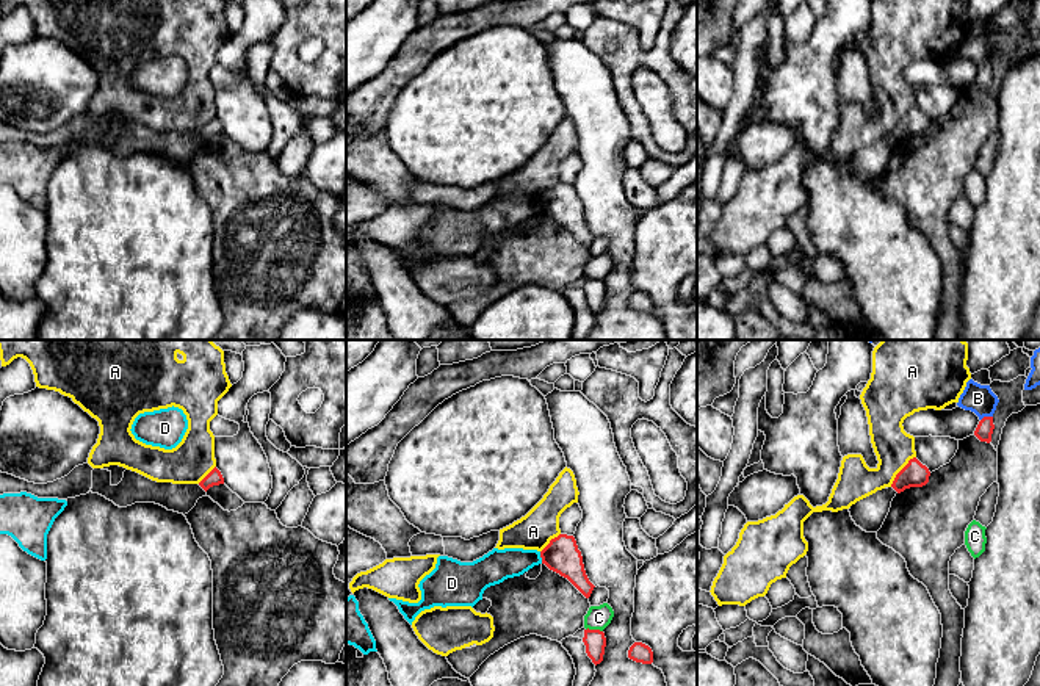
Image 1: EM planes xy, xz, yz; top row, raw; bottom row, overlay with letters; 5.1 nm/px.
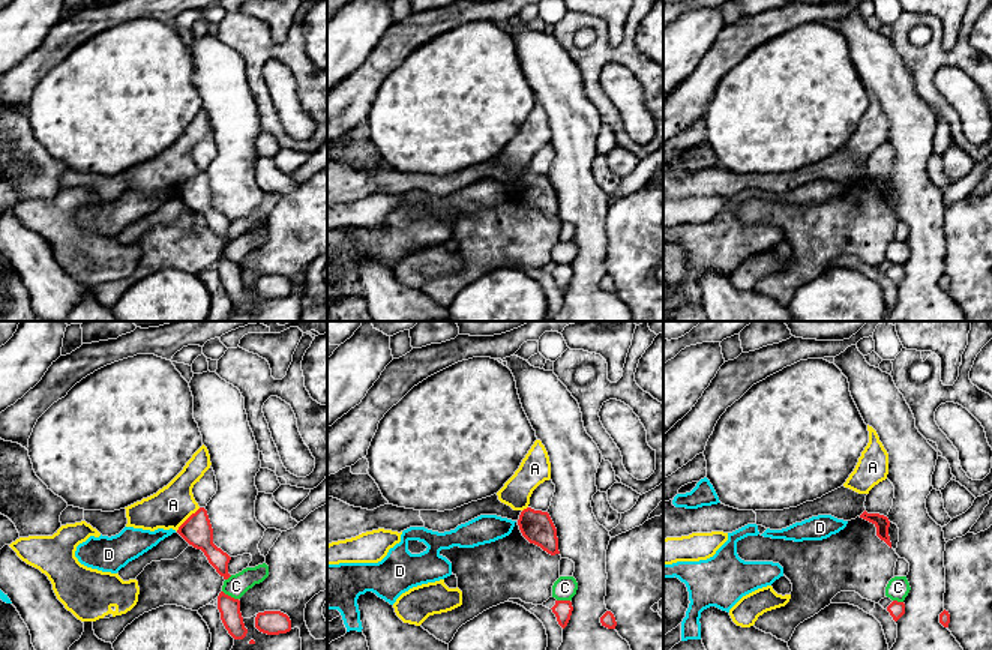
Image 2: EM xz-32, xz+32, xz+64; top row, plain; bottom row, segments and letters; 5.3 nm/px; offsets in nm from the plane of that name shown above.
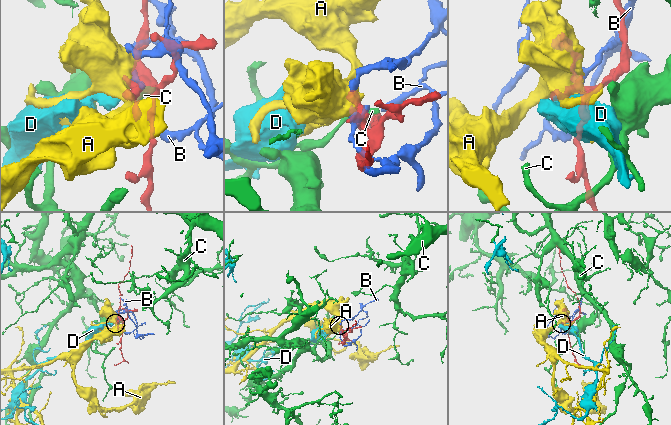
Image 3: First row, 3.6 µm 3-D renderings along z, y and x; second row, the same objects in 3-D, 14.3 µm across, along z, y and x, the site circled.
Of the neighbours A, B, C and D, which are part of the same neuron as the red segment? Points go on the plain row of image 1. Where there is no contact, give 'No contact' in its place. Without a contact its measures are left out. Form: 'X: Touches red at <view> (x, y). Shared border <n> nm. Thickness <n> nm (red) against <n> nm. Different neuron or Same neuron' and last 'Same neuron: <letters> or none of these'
A: Touches red at yz (901, 119). Shared border 200 nm. Thickness 130 nm (red) against 200 nm. Different neuron
B: Touches red at yz (985, 66). Shared border 70 nm. Thickness 90 nm (red) against 150 nm. Different neuron
C: Touches red at xz (594, 279). Shared border 90 nm. Thickness 110 nm (red) against 120 nm. Different neuron
D: Touches red at xz (541, 205). Shared border 70 nm. Thickness 180 nm (red) against 160 nm. Different neuron
Same neuron: none of these

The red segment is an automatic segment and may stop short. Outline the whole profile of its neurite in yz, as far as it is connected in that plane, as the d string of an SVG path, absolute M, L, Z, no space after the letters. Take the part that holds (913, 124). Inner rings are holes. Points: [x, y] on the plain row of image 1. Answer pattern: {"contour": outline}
{"contour": "M916 107L910 108L908 113L896 124L891 136L901 143L910 136L923 136L929 132L930 121Z"}

